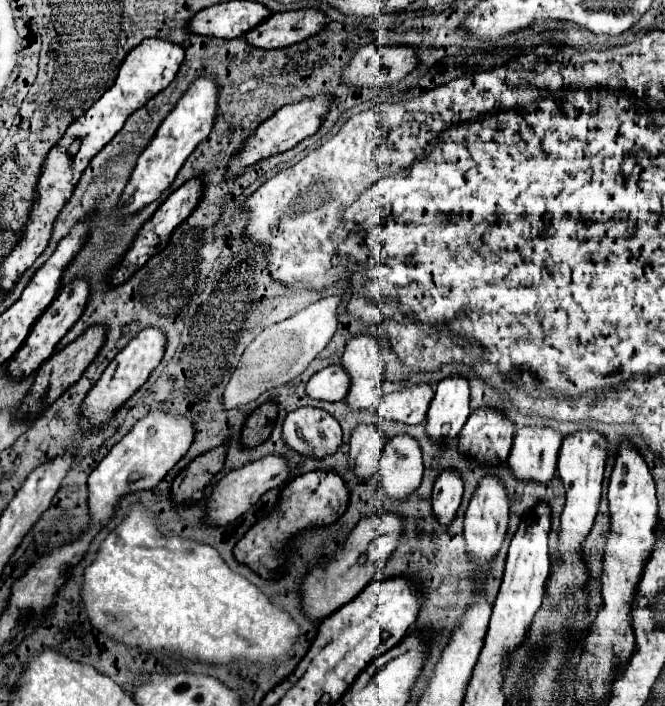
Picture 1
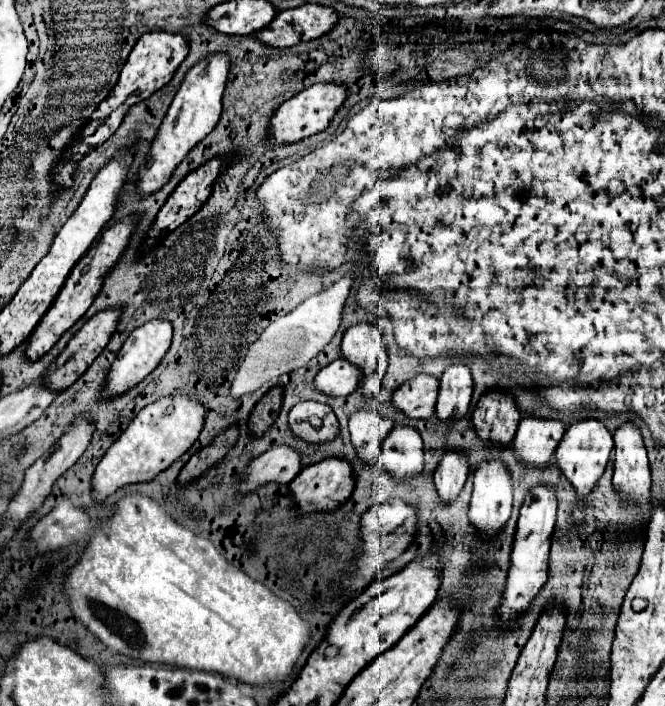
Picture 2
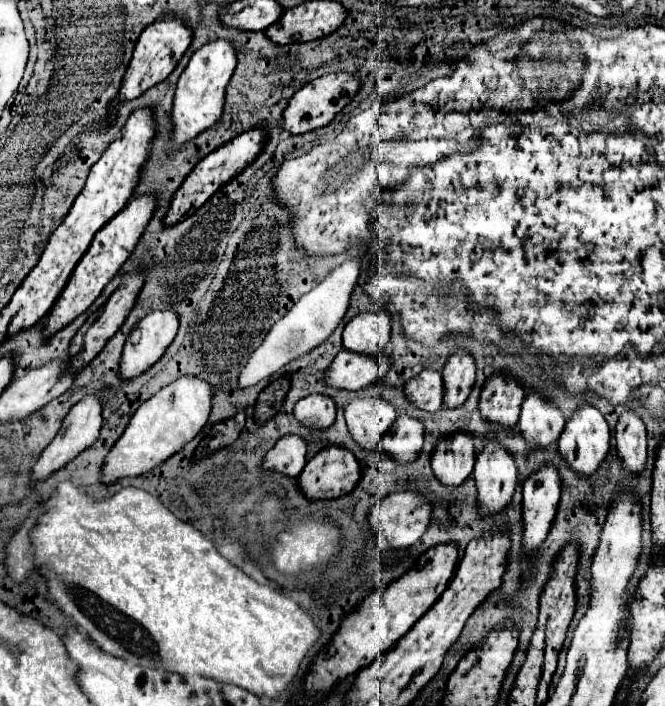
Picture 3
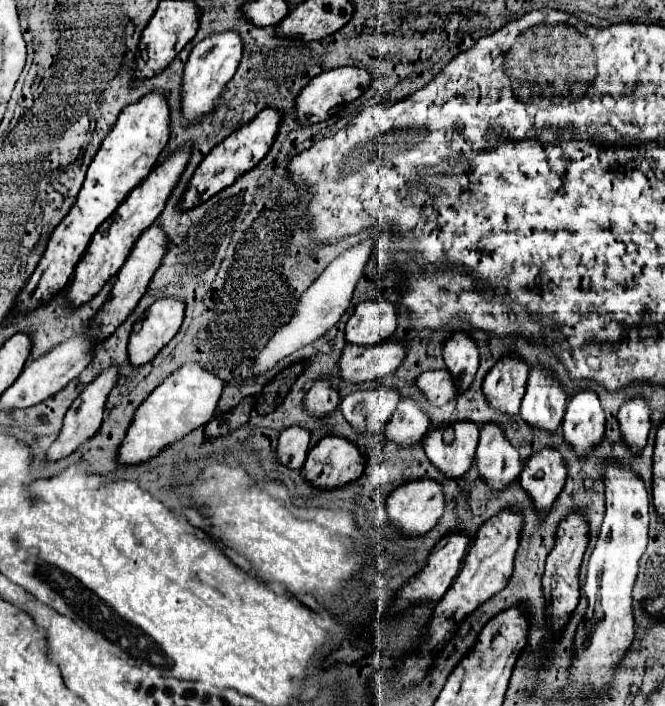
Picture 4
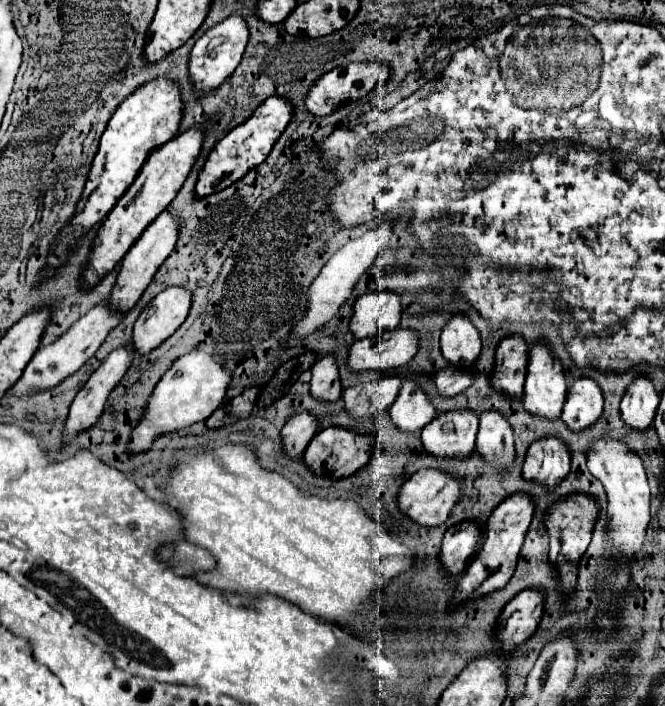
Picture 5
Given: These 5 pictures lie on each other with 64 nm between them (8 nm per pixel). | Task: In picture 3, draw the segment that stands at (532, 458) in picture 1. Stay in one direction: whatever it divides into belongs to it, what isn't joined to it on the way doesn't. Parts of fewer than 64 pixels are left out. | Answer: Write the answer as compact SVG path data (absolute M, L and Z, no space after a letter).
M530 392L520 412L520 434L530 446L550 446L564 430L564 416L560 408L548 402L540 392Z

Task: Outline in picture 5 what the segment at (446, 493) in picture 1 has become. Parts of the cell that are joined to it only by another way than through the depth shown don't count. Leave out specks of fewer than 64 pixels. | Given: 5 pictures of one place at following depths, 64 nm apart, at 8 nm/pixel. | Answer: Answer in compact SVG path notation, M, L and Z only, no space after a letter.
M468 408L440 412L422 430L422 444L436 456L468 456L474 450L478 414Z

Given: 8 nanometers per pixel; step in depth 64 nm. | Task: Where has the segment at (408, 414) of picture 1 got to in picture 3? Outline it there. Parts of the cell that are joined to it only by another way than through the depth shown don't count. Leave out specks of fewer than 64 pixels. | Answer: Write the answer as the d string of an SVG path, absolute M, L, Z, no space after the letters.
M422 370L418 376L404 384L406 396L420 408L428 412L438 412L444 402L444 380L436 370Z

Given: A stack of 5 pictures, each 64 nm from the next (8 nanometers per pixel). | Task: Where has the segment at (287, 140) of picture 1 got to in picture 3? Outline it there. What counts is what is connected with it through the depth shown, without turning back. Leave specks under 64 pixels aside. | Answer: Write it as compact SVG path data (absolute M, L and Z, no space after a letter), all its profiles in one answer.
M332 72L332 74L324 74L322 78L316 78L316 82L310 82L308 86L300 88L294 94L292 102L284 110L284 128L292 134L302 134L326 126L356 96L360 86L362 86L360 78L356 78L350 72Z

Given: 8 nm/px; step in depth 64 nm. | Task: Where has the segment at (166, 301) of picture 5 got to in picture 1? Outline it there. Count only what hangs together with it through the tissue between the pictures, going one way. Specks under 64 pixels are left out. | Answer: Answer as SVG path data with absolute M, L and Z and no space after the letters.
M148 326L148 328L140 330L122 352L116 354L116 358L104 370L100 382L96 382L96 386L88 392L88 398L84 400L82 410L84 410L86 426L92 426L92 428L102 426L116 412L116 408L120 408L148 380L150 372L160 364L164 352L166 352L166 340L168 340L168 336L162 328Z

